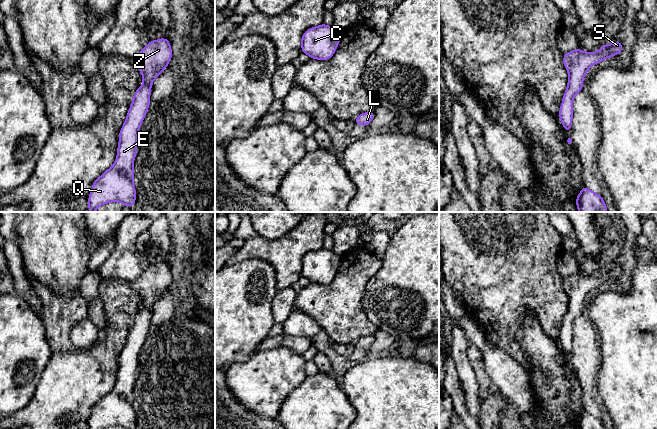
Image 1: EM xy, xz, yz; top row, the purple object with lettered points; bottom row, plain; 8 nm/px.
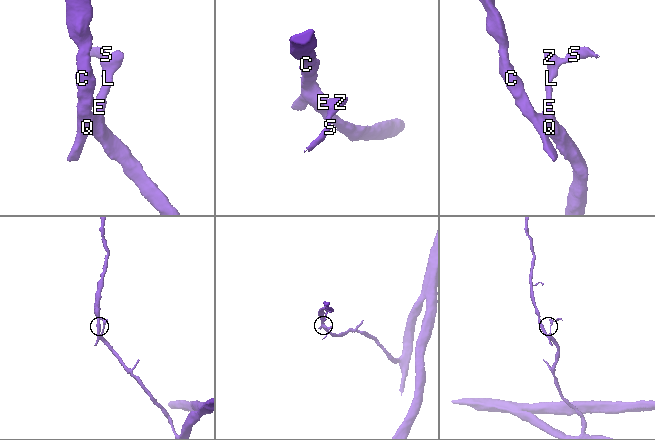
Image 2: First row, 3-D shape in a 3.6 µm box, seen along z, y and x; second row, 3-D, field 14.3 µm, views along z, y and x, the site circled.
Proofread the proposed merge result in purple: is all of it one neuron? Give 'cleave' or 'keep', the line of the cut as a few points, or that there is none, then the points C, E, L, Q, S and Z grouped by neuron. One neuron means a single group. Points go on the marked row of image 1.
keep; cut none; groups C E L Q S Z

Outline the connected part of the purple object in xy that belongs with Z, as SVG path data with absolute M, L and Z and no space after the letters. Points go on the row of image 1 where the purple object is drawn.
M167 37L150 41L131 57L133 65L143 75L143 84L135 91L119 132L115 163L92 184L88 197L89 212L95 212L101 205L115 201L133 208L136 200L133 162L137 153L138 132L149 109L152 83L167 68L171 58L172 49Z

